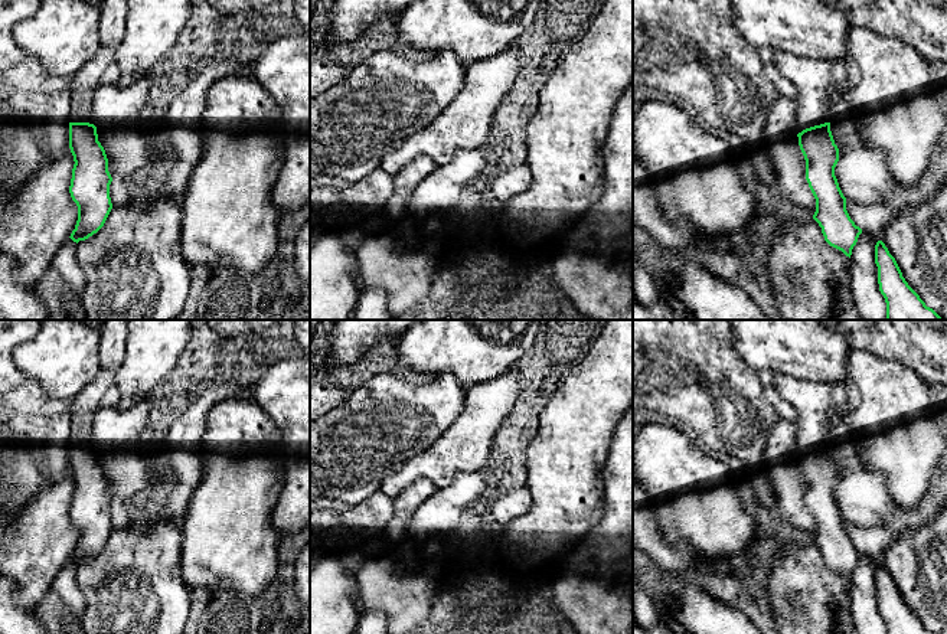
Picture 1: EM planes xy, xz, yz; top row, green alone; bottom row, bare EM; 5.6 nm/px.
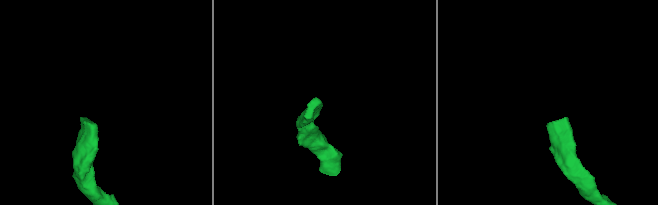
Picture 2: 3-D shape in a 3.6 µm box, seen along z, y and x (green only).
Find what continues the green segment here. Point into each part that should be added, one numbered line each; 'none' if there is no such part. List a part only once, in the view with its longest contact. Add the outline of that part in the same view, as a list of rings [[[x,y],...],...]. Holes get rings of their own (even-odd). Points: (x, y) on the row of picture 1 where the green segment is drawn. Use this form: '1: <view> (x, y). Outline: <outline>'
1: yz (816, 82). Outline: [[[775,50],[774,62],[796,91],[796,134],[827,122],[830,101],[837,97],[845,98],[849,89],[846,85],[846,58],[810,59]]]

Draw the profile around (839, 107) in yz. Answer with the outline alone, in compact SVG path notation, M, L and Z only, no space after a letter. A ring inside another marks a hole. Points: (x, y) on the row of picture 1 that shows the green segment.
M846 98L830 101L827 122L839 148L835 176L846 200L866 206L885 203L895 179L882 154L862 140L856 115Z

